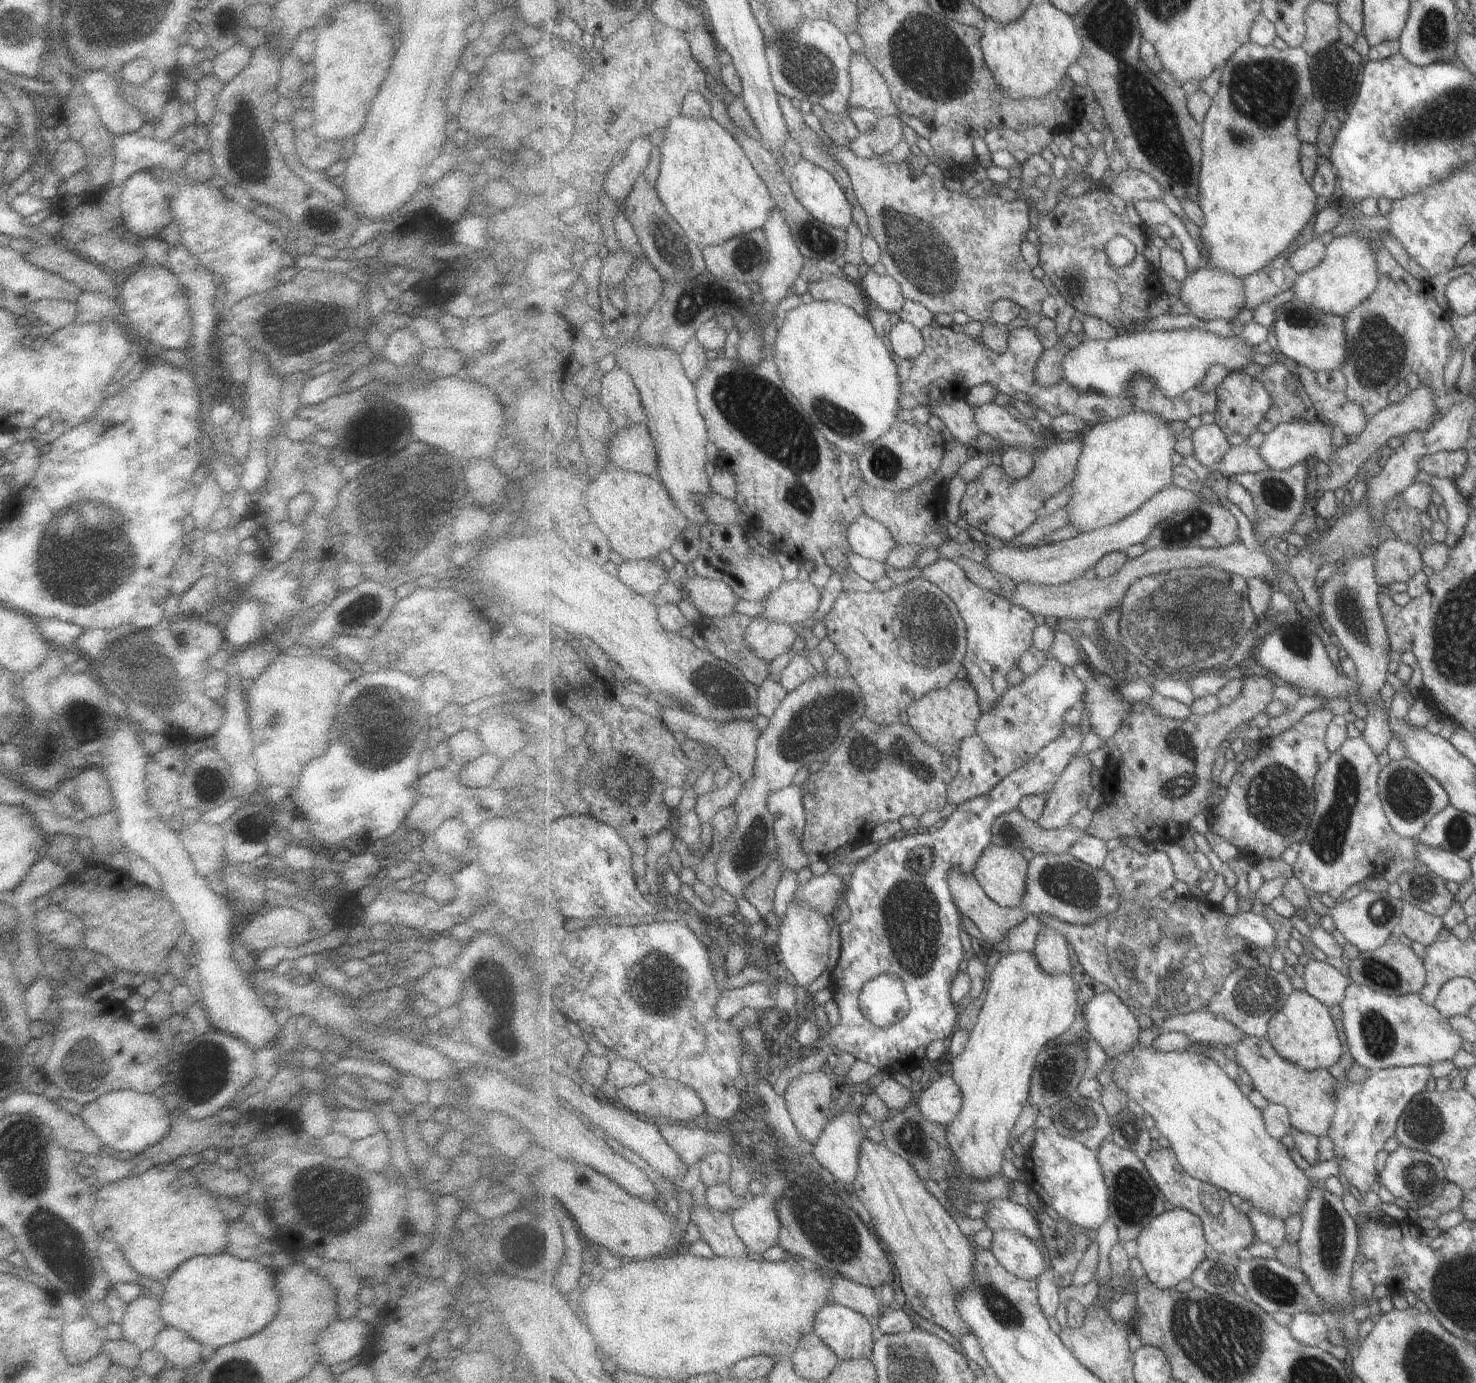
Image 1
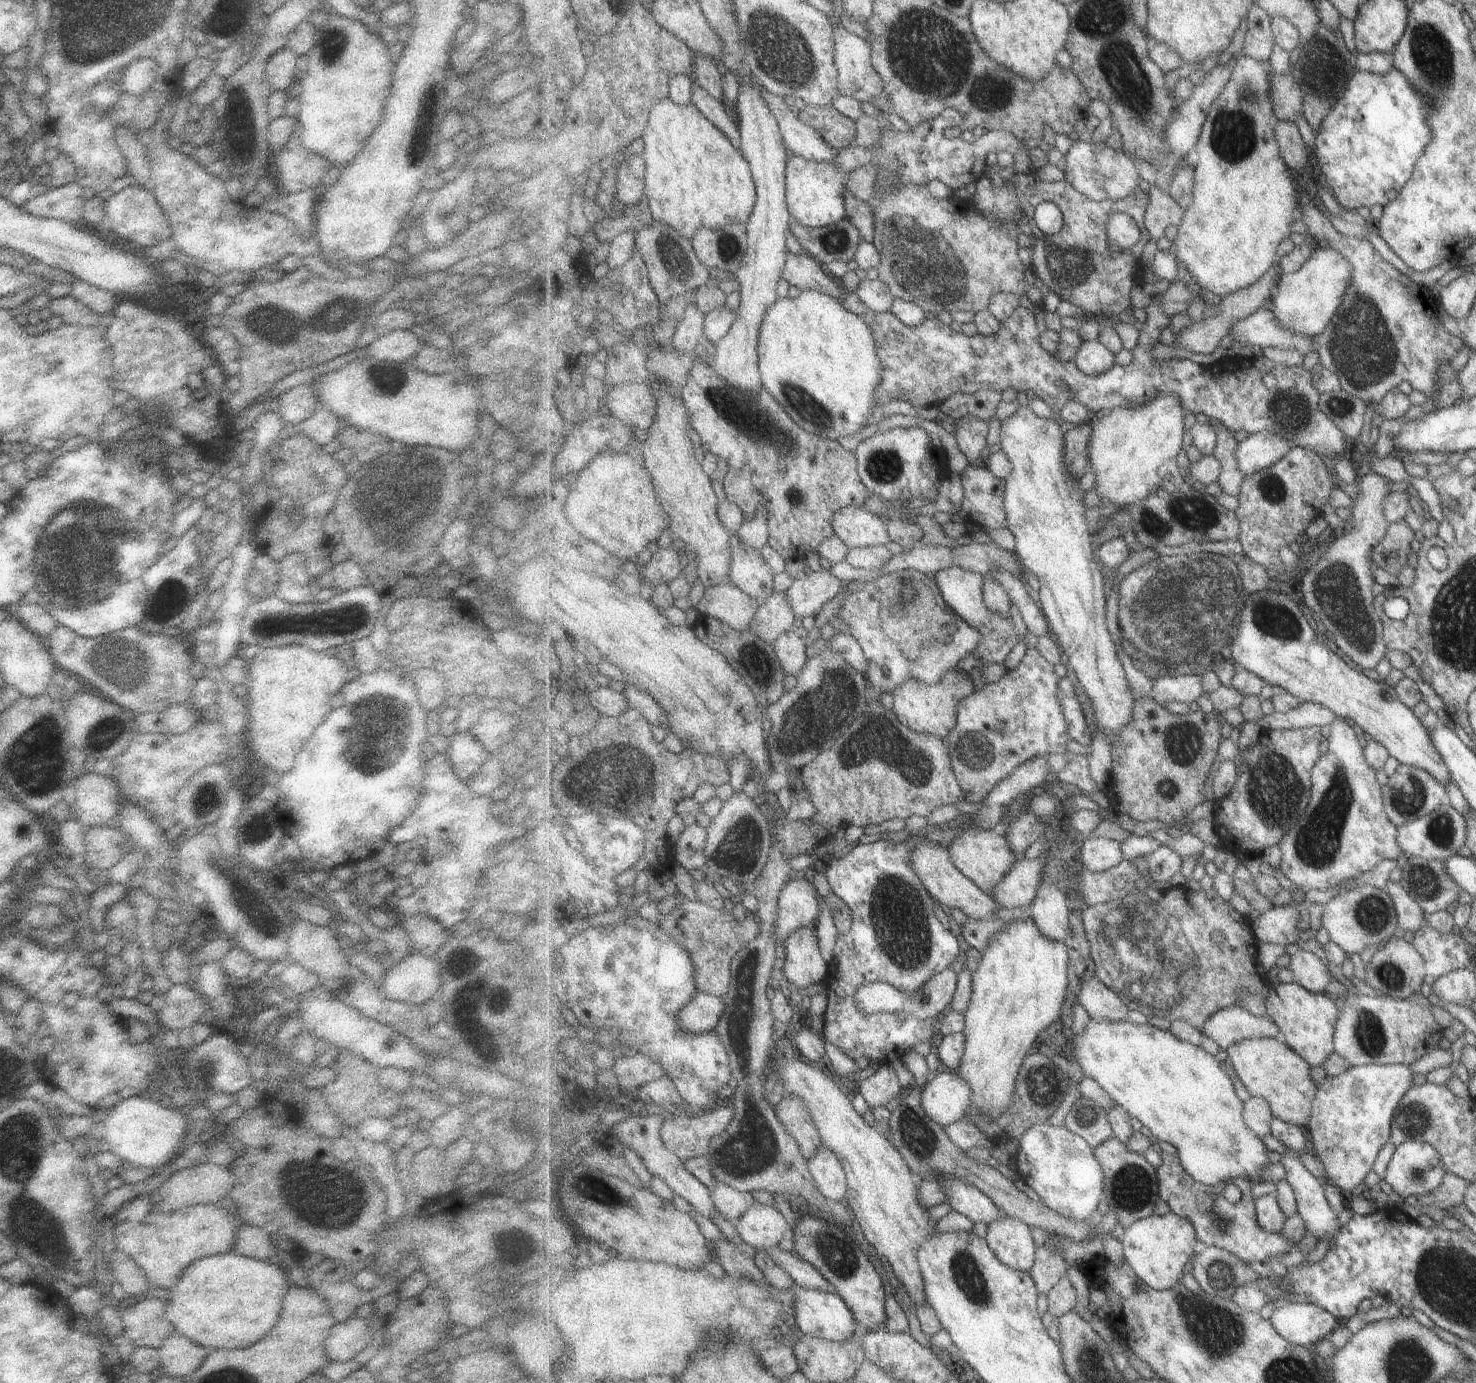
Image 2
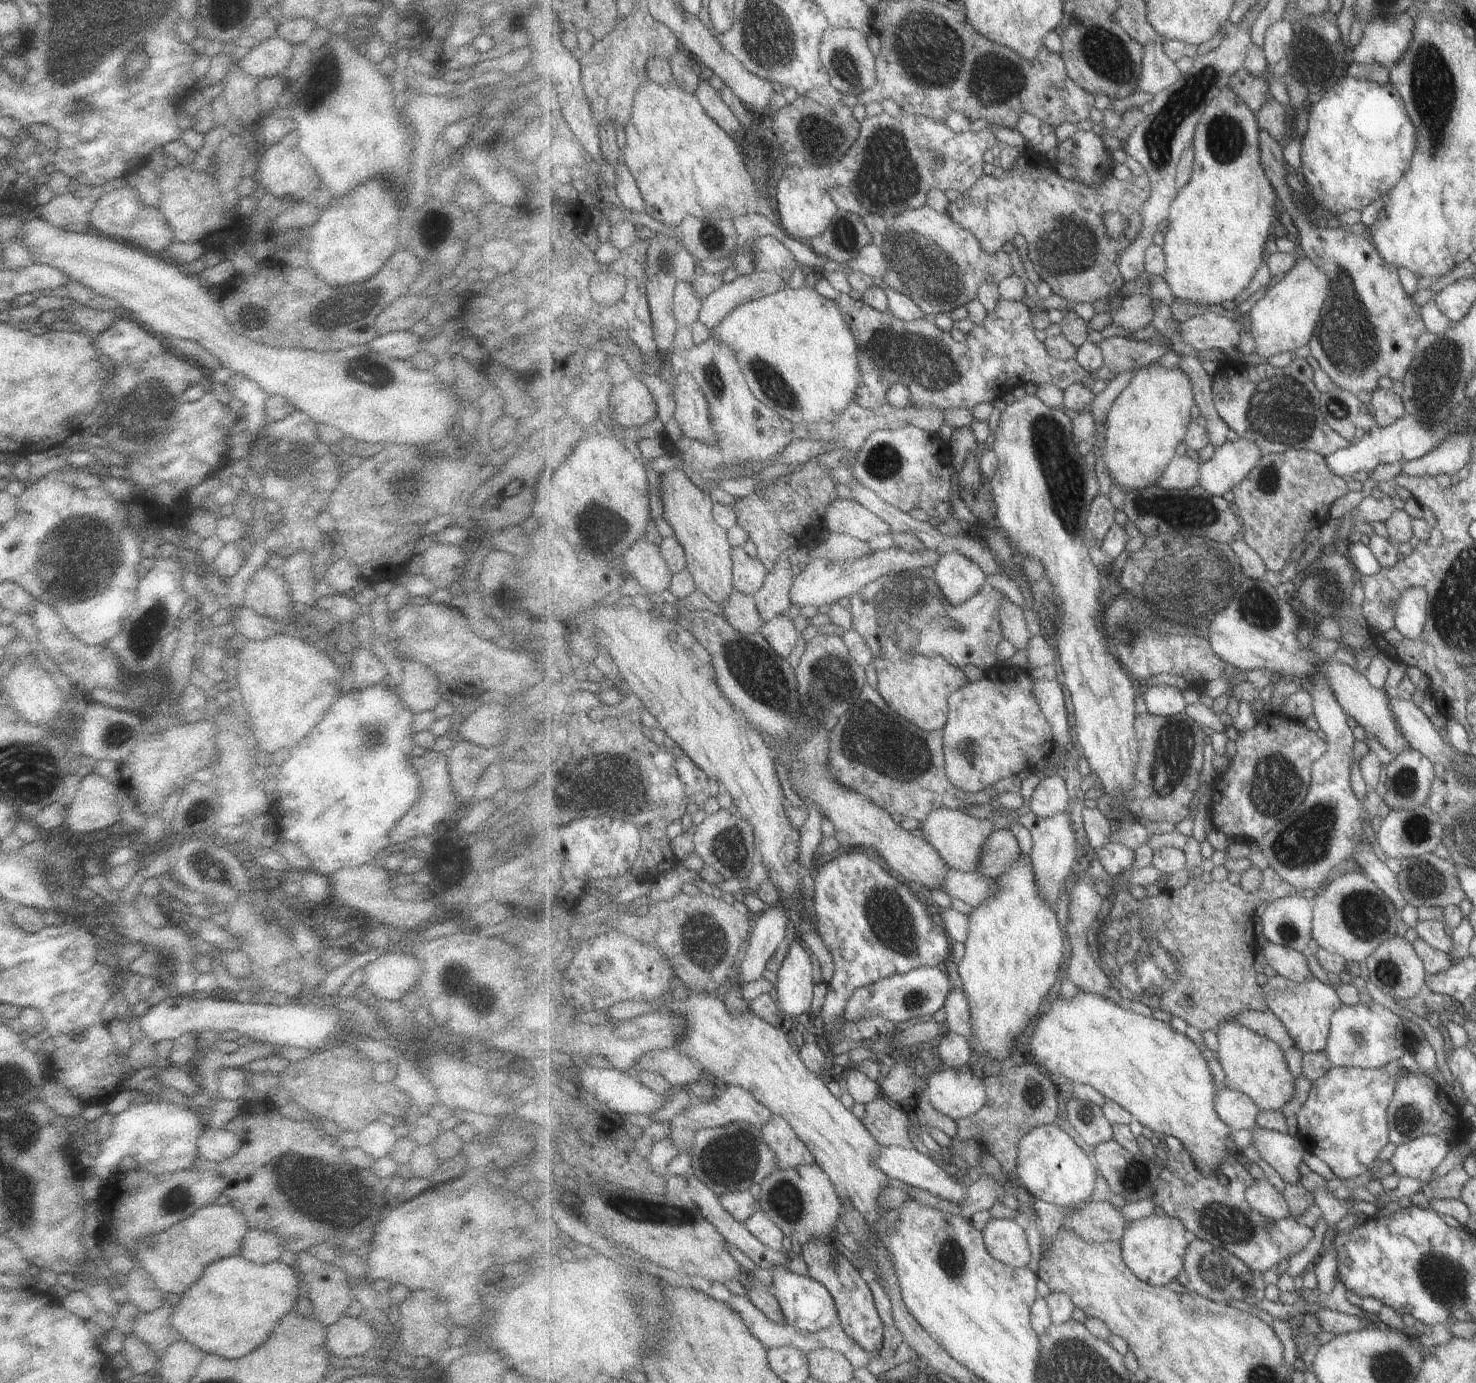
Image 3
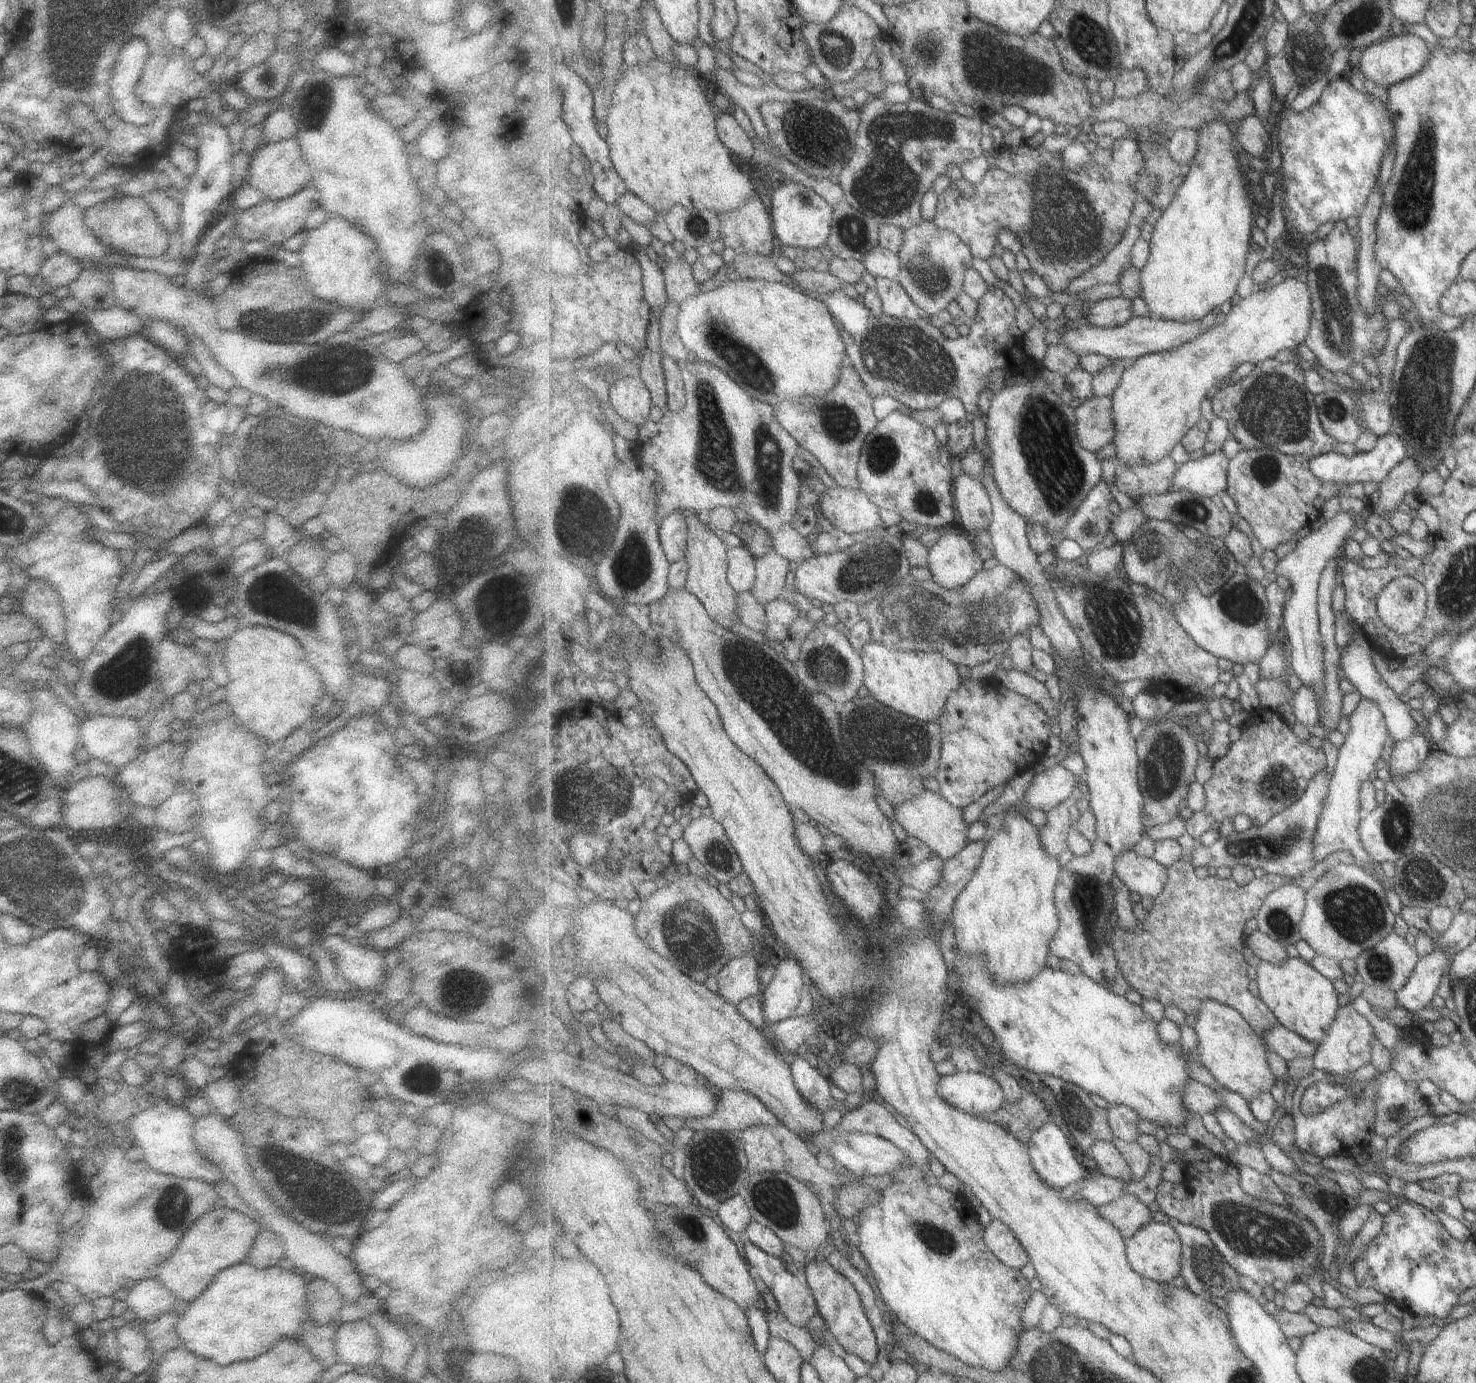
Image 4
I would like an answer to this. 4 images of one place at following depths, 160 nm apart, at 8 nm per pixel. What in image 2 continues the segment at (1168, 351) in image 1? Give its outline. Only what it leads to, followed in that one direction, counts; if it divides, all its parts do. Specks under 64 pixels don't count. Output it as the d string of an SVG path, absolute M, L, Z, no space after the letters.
M1083 341L1074 358L1075 364L1085 373L1096 377L1117 366L1117 353L1110 351L1101 341Z

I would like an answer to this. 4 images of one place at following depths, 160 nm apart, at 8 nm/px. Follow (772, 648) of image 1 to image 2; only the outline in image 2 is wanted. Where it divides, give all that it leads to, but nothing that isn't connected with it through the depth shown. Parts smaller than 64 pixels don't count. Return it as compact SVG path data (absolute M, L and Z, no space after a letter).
M771 592L761 599L759 611L751 624L751 632L761 636L765 642L775 640L790 630L795 629L795 613L788 603L786 592Z

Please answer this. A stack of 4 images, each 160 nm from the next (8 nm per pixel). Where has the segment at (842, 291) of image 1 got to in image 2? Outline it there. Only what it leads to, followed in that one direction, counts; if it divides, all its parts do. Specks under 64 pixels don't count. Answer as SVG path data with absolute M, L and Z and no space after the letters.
M788 252L782 278L802 291L814 290L840 300L842 288L838 281L823 272L811 254L795 256Z

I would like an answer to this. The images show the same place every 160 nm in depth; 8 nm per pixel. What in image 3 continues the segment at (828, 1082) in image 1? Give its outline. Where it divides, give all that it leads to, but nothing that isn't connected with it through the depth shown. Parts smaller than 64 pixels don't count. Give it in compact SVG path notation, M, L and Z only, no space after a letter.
M773 1115L769 1122L762 1125L762 1139L766 1140L768 1147L773 1149L776 1154L776 1161L779 1169L793 1169L799 1166L811 1166L816 1164L815 1156L811 1150L805 1146L805 1142L795 1134L795 1130L791 1128L791 1124L787 1120L783 1120L783 1116Z

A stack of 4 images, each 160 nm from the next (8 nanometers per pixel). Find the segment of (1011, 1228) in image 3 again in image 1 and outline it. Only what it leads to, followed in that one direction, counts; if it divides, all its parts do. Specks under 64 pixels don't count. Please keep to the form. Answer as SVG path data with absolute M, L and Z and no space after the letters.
M997 1229L991 1251L1009 1272L1022 1279L1036 1279L1044 1270L1042 1250L1025 1233L1011 1229Z

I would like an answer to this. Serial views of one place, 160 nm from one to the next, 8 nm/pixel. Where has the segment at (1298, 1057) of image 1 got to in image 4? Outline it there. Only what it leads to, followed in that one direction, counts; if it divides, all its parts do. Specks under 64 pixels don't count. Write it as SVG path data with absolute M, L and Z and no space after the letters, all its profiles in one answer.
M1289 957L1284 963L1278 965L1267 961L1260 961L1256 968L1256 982L1259 988L1259 996L1275 1013L1278 1022L1284 1027L1289 1028L1289 1030L1303 1035L1307 1040L1321 1044L1328 1035L1329 1029L1341 1008L1339 994L1333 988L1333 982L1329 980L1329 977L1323 976L1311 962L1306 962L1300 957Z

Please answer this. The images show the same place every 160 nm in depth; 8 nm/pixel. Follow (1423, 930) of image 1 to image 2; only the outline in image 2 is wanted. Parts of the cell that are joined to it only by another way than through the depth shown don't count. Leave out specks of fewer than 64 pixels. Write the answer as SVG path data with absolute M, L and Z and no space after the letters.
M1388 881L1385 890L1392 896L1396 904L1399 926L1416 934L1426 924L1426 912L1423 907L1405 890L1400 882Z

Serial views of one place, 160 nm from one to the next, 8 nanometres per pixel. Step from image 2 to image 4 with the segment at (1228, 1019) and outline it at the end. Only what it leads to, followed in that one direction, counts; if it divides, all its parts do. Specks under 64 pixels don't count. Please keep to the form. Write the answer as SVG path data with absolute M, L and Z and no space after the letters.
M1281 1023L1272 1026L1264 1036L1270 1051L1288 1061L1294 1058L1312 1057L1319 1046L1319 1043L1307 1040L1303 1035L1289 1030Z

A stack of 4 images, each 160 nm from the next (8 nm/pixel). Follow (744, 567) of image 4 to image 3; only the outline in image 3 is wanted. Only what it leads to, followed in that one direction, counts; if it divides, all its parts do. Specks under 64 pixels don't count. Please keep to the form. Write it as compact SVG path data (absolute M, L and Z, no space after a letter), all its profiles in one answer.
M742 545L732 550L734 587L737 591L755 596L764 587L768 568L757 556L751 558Z

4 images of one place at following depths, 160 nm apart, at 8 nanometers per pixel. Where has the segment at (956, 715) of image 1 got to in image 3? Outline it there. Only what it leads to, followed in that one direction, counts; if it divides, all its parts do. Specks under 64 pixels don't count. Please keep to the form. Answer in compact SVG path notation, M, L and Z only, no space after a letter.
M915 654L910 662L873 656L872 664L877 673L877 692L888 702L889 707L929 732L943 731L945 724L948 724L949 696L969 683L965 672L950 664L943 656Z

